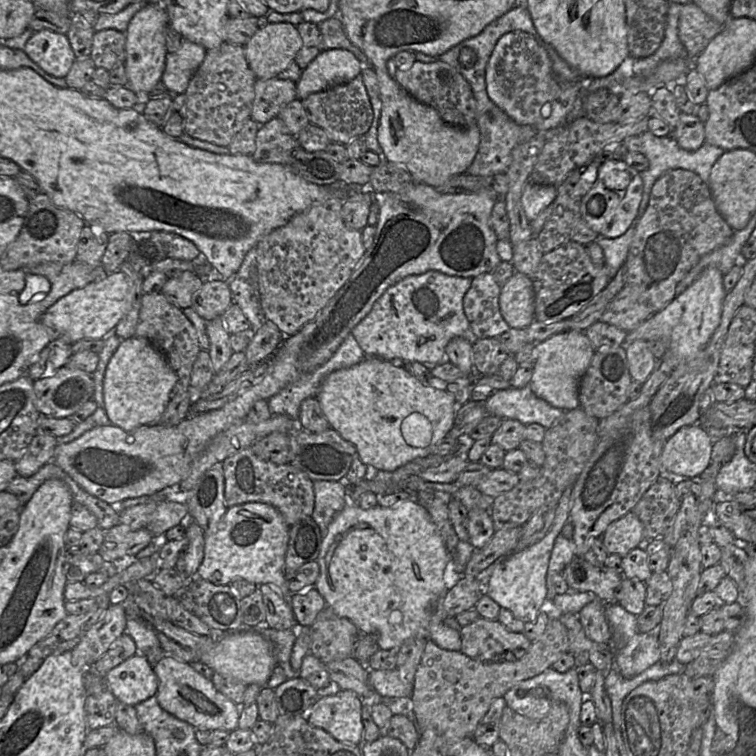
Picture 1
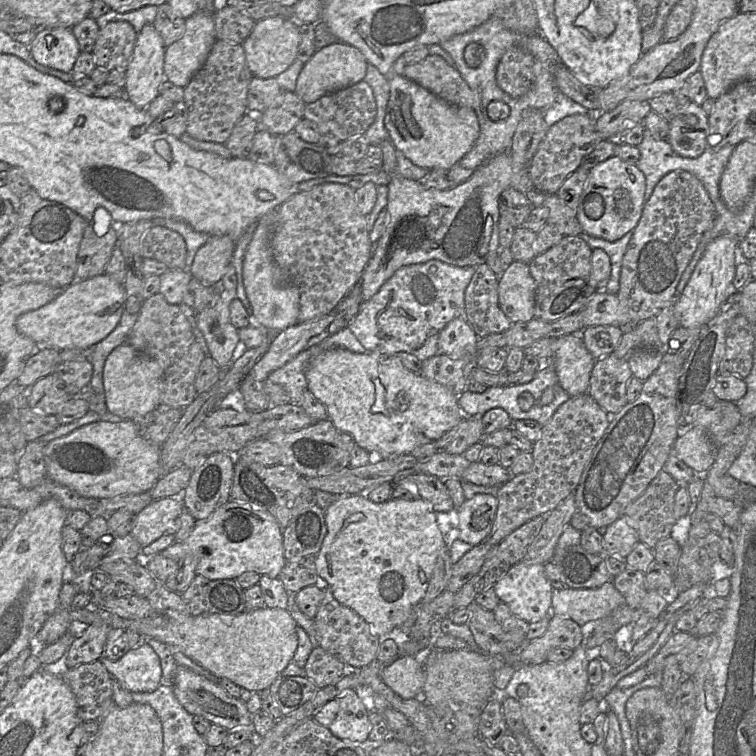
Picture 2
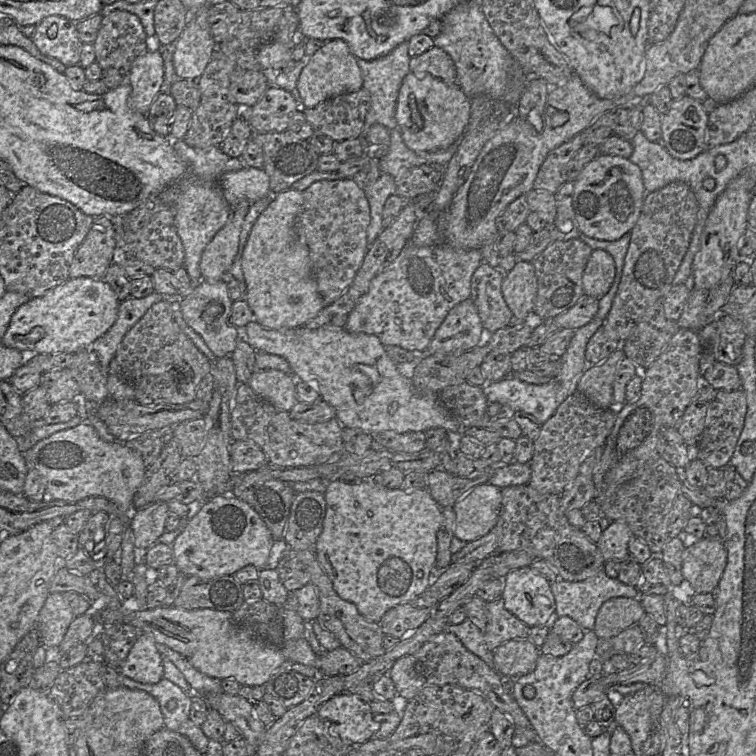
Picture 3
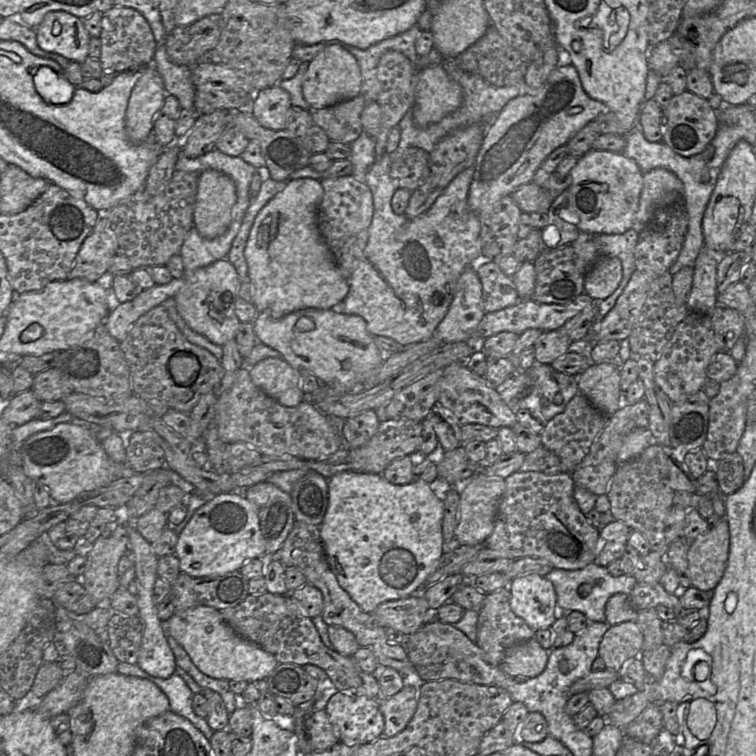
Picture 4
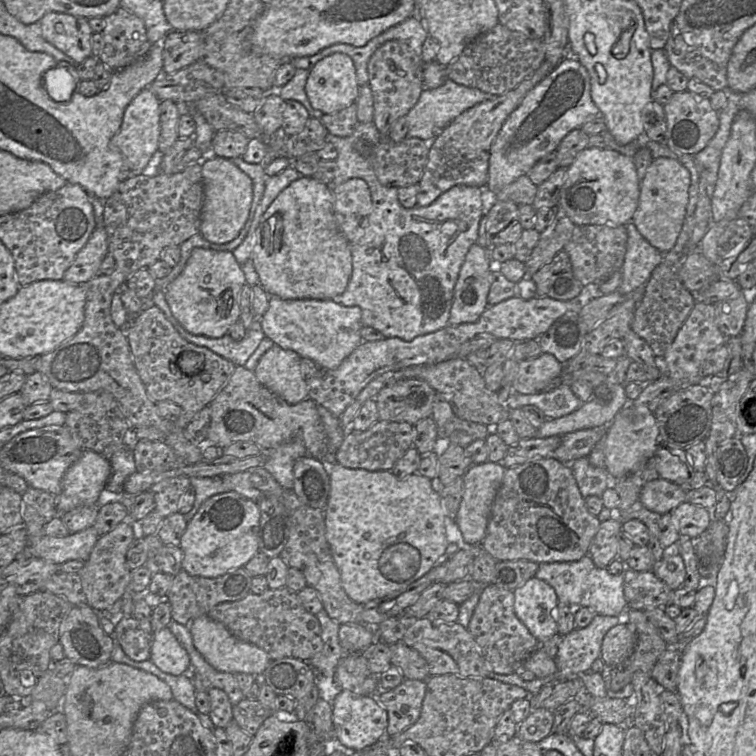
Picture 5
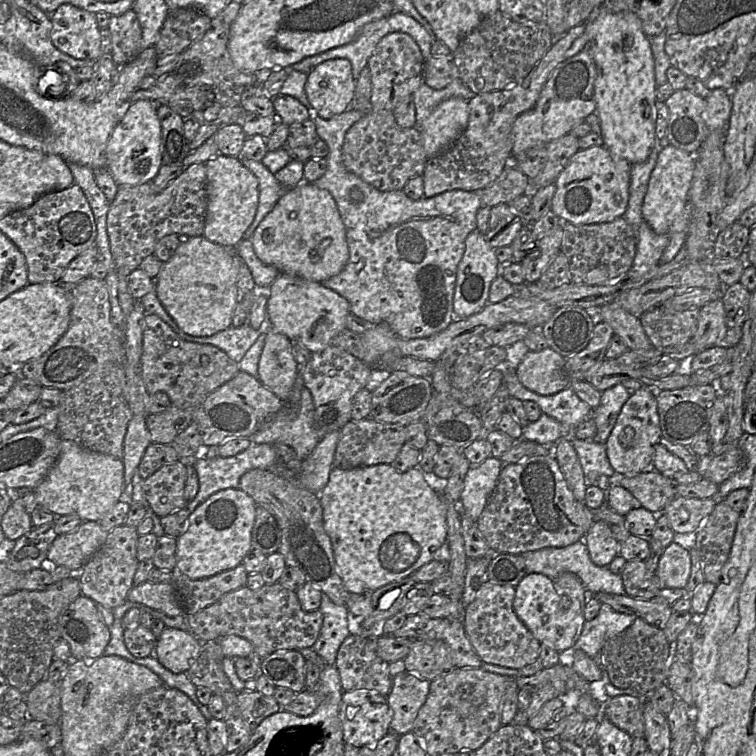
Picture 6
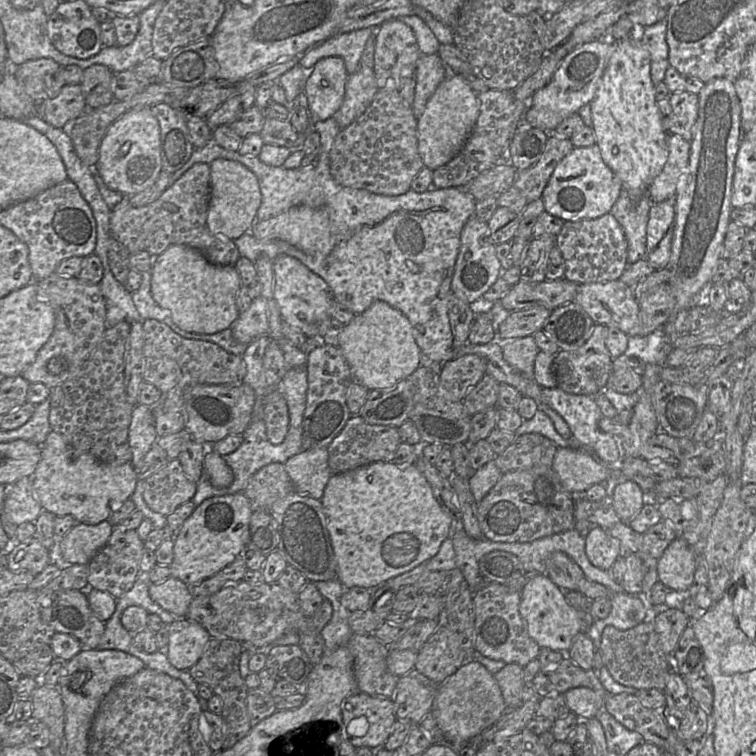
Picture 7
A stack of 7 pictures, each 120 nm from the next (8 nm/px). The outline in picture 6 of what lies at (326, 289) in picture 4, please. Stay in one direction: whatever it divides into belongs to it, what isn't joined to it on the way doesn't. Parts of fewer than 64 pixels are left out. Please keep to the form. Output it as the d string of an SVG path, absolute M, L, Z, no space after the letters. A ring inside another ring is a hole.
M303 182L285 190L272 211L257 226L251 240L257 257L263 263L274 266L280 273L292 274L320 283L339 274L349 259L346 229L337 204L329 191L311 182Z

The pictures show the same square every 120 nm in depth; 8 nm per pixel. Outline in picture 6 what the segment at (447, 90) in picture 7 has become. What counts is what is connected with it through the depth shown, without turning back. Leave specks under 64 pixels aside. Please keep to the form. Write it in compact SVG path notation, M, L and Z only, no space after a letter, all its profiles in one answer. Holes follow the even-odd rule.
M455 97L442 101L423 122L421 134L428 158L448 148L465 130L469 101Z

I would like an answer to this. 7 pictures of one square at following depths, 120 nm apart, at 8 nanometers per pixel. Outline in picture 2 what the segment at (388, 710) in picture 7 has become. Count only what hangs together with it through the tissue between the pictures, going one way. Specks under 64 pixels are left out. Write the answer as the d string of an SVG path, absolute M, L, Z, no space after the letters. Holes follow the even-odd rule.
M346 690L327 702L312 718L336 737L357 744L368 744L372 725L369 711L355 690Z

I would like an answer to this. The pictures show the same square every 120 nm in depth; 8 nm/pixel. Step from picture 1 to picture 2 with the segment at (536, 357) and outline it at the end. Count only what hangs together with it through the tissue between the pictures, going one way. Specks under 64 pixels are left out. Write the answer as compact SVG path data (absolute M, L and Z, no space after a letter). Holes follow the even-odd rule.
M581 333L556 339L554 368L560 386L570 397L587 394L595 361L584 345Z

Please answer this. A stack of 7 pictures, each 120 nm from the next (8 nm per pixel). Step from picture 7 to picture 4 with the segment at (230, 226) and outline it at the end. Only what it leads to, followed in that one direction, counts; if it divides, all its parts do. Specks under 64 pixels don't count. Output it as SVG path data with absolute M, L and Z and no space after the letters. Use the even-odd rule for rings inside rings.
M206 170L199 175L196 201L193 213L194 227L207 239L222 235L232 220L232 208L237 201L236 187L226 174L216 170Z

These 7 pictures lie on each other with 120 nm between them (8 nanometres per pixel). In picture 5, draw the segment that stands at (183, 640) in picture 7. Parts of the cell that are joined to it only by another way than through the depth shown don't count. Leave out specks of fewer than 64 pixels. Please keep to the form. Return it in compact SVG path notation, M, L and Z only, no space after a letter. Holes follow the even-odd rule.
M168 627L154 633L150 660L163 672L178 676L190 667L190 657Z

